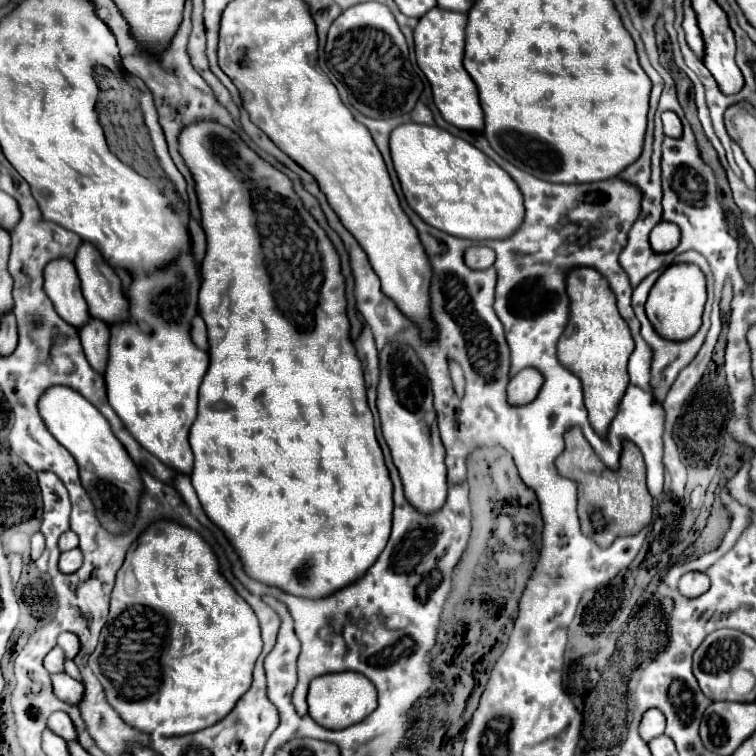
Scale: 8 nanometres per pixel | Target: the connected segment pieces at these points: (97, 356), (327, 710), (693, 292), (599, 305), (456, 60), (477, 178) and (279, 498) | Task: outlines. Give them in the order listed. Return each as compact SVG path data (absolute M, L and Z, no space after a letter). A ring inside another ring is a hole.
M88 318L88 322L78 330L78 334L90 366L102 374L108 360L108 340L110 340L108 324Z
M338 672L338 674L324 674L310 682L308 690L308 712L328 730L344 730L360 720L364 720L376 708L376 688L374 684L358 672Z
M672 264L662 272L658 282L650 290L646 302L646 316L662 338L682 342L698 332L702 324L704 304L706 304L706 278L702 270L696 268L696 264Z
M588 266L568 270L566 292L570 298L570 318L558 340L558 360L580 378L590 424L596 432L606 434L628 386L626 364L634 342L626 322L618 314L614 292L598 270Z
M432 8L426 12L418 26L414 28L414 44L416 44L416 62L420 70L426 74L430 86L434 104L440 110L442 118L456 128L464 130L482 130L482 108L478 104L478 90L468 72L462 66L464 58L464 28L466 28L467 14Z
M406 122L392 130L390 152L406 202L426 224L468 240L500 240L520 226L524 202L516 182L466 140L438 126Z
M200 120L180 130L178 150L196 180L196 196L202 214L202 228L206 234L206 256L202 260L202 288L198 300L198 314L208 328L210 366L200 386L198 418L190 428L190 446L194 452L192 486L210 516L220 526L226 538L232 542L248 576L278 586L290 594L302 598L324 598L364 576L364 572L376 562L384 550L390 526L392 526L392 482L382 458L380 444L374 434L374 418L366 402L366 384L362 376L362 364L356 356L356 348L350 340L350 322L346 314L346 282L340 272L340 256L332 246L326 232L318 226L314 216L302 206L302 200L292 188L292 180L262 160L238 134L230 128L214 122ZM220 152L234 152L230 162L220 158Z

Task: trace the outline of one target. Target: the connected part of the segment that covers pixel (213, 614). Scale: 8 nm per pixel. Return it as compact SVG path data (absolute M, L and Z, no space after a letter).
M160 520L150 524L128 548L126 560L122 564L122 568L118 570L116 576L116 586L112 592L112 600L110 600L110 616L108 622L100 634L100 642L94 650L94 654L90 656L90 668L96 674L96 678L102 682L106 698L110 702L110 706L122 716L124 722L128 722L130 726L148 732L152 736L160 734L160 736L180 736L180 734L190 734L190 732L198 732L202 728L208 728L212 724L216 724L218 720L222 720L238 702L238 698L250 688L252 684L252 670L256 664L256 658L262 652L262 638L260 638L260 628L258 628L258 620L256 614L252 612L252 608L248 606L248 602L234 592L232 584L222 576L220 572L220 564L218 558L214 554L214 550L210 548L210 544L194 530L190 530L188 526L182 526L178 522L172 520Z

